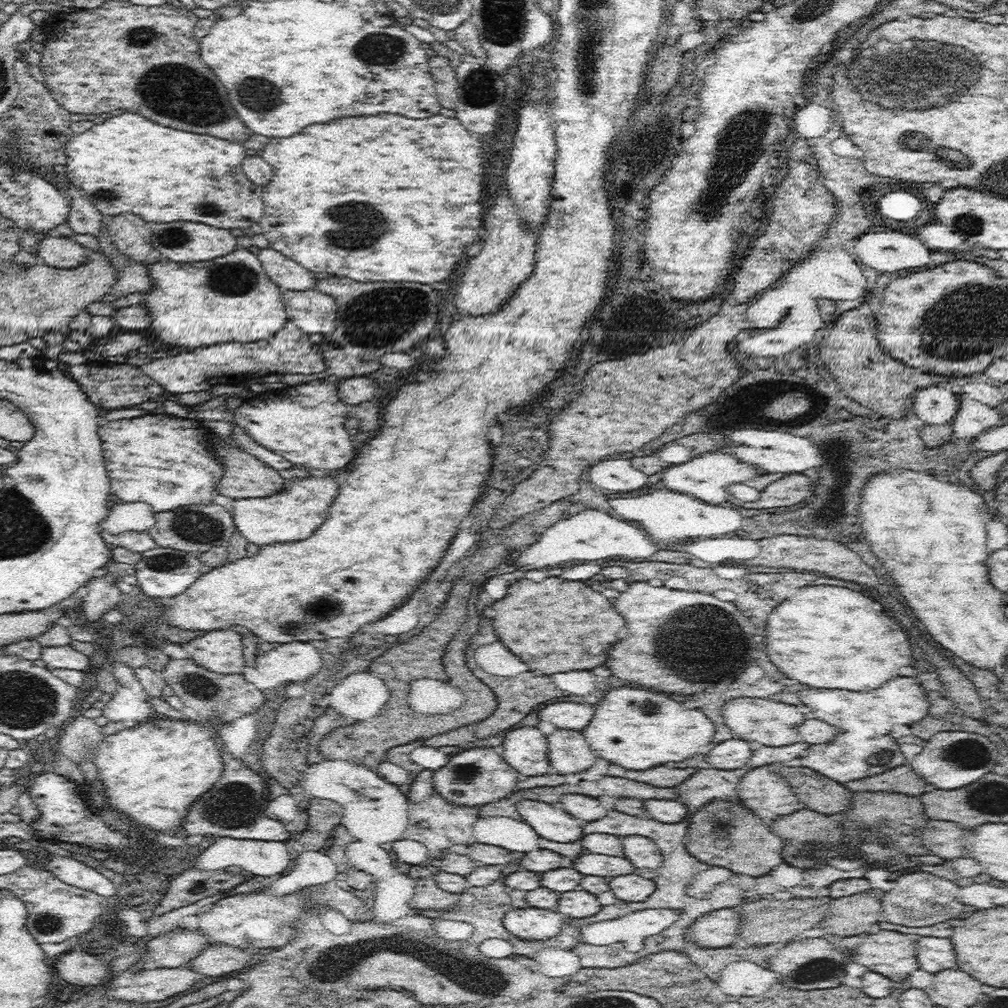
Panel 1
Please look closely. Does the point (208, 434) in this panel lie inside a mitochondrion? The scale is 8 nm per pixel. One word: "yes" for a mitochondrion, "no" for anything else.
no

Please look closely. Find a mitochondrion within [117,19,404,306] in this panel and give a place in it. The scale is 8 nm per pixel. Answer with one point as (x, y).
(167, 90)

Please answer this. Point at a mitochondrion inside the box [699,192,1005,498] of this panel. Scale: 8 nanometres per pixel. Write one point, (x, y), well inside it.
(971, 224)

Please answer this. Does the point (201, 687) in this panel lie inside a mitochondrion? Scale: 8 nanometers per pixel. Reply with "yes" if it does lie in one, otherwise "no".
yes

